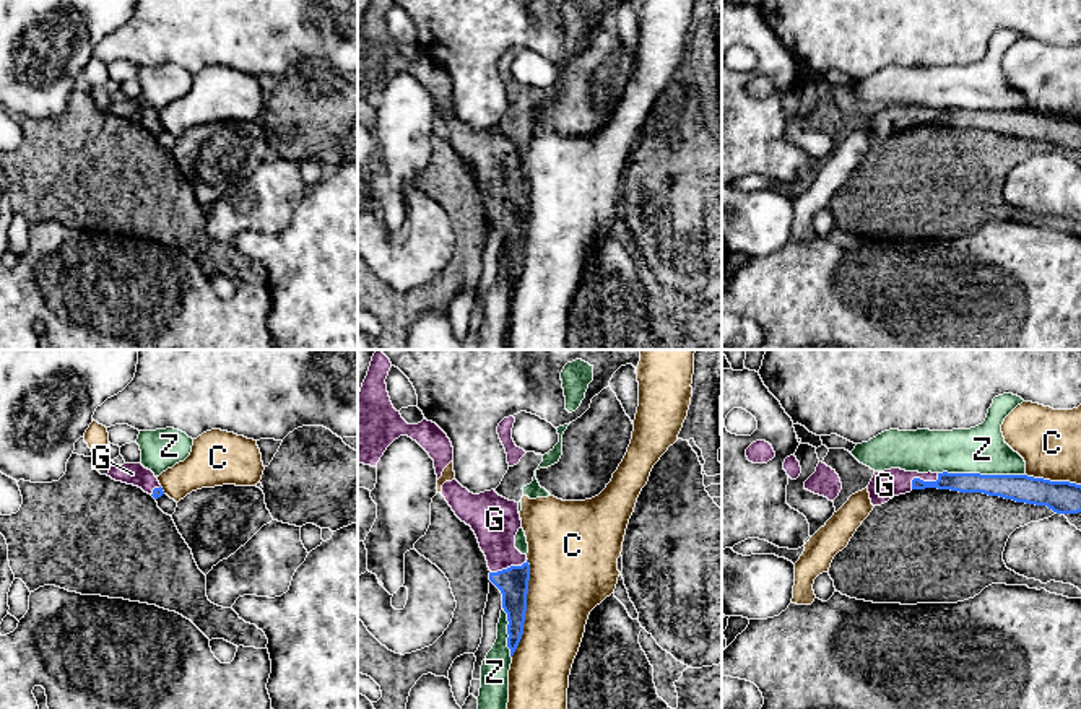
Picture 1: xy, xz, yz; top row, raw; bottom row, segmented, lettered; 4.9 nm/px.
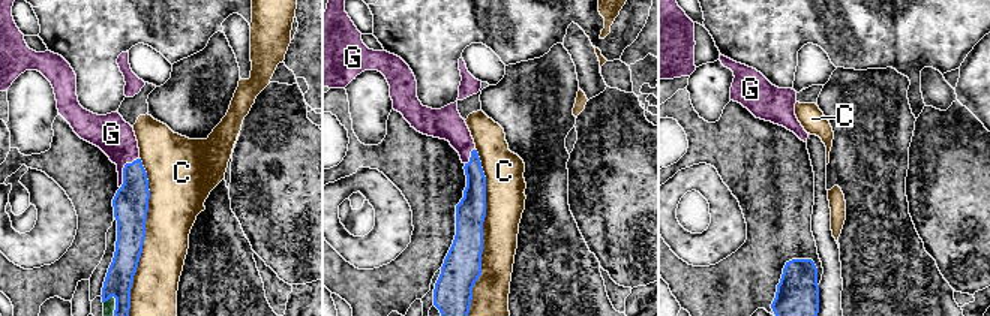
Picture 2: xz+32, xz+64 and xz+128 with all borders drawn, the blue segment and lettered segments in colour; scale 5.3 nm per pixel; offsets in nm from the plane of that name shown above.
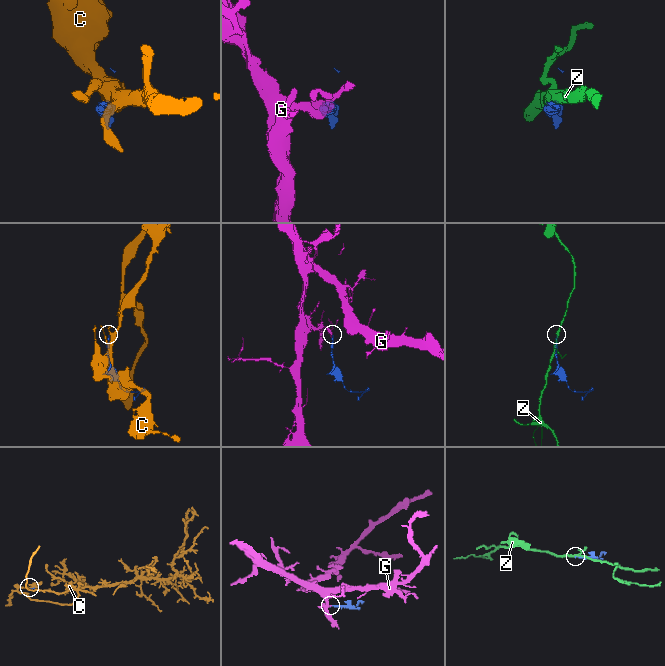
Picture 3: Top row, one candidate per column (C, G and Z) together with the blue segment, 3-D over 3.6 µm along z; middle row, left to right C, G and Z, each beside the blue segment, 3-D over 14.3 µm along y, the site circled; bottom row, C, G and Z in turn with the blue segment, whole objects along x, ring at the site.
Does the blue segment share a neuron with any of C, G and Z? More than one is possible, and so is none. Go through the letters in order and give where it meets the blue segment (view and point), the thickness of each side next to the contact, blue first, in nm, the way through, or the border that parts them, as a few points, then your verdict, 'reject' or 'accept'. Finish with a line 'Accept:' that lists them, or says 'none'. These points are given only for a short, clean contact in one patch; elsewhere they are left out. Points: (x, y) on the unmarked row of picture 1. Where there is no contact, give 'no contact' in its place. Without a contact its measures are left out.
C: xz (525, 243) | 150/380 nm | reject
G: yz (922, 116) | 100/140 nm | across yz (956, 117), (922, 116), (914, 114), (885, 121) | accept
Z: yz (982, 111) | 140/240 nm | reject
Accept: G

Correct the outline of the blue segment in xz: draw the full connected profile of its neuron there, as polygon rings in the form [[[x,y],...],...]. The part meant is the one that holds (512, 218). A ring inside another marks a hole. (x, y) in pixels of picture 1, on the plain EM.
[[[457,115],[442,120],[442,132],[455,151],[475,167],[491,207],[489,216],[502,229],[512,293],[523,270],[530,216],[527,190],[515,184],[515,171],[522,163],[519,138],[499,132],[494,125],[473,130]]]

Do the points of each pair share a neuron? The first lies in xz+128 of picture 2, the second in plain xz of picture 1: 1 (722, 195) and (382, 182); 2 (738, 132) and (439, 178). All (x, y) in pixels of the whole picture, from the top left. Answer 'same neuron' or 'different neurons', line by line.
1: different neurons
2: same neuron

